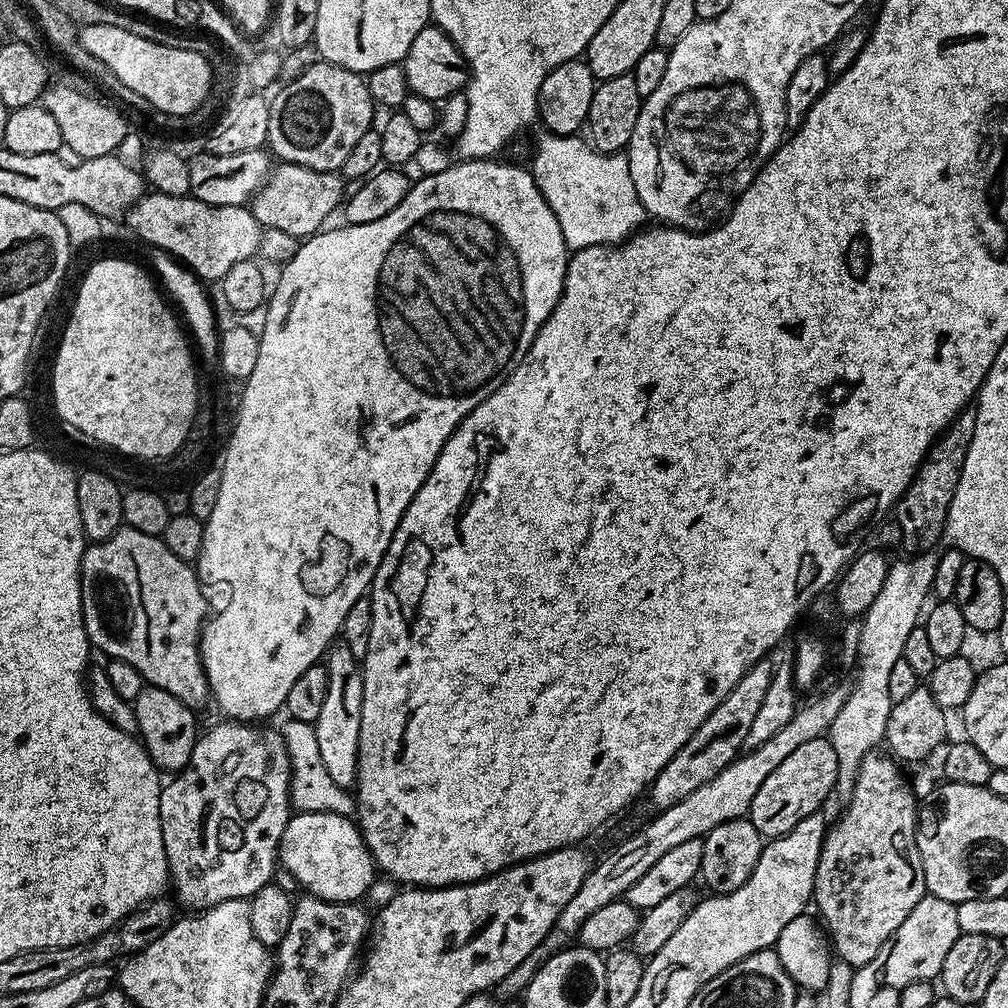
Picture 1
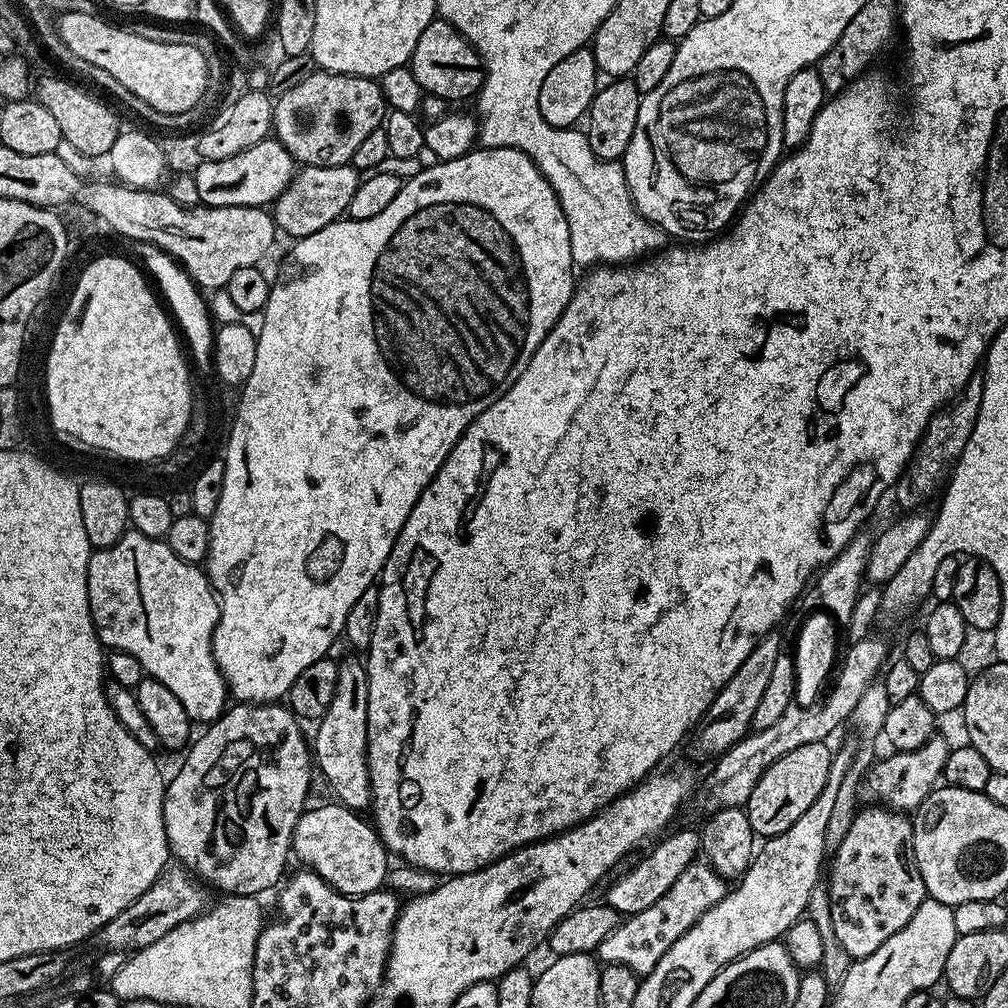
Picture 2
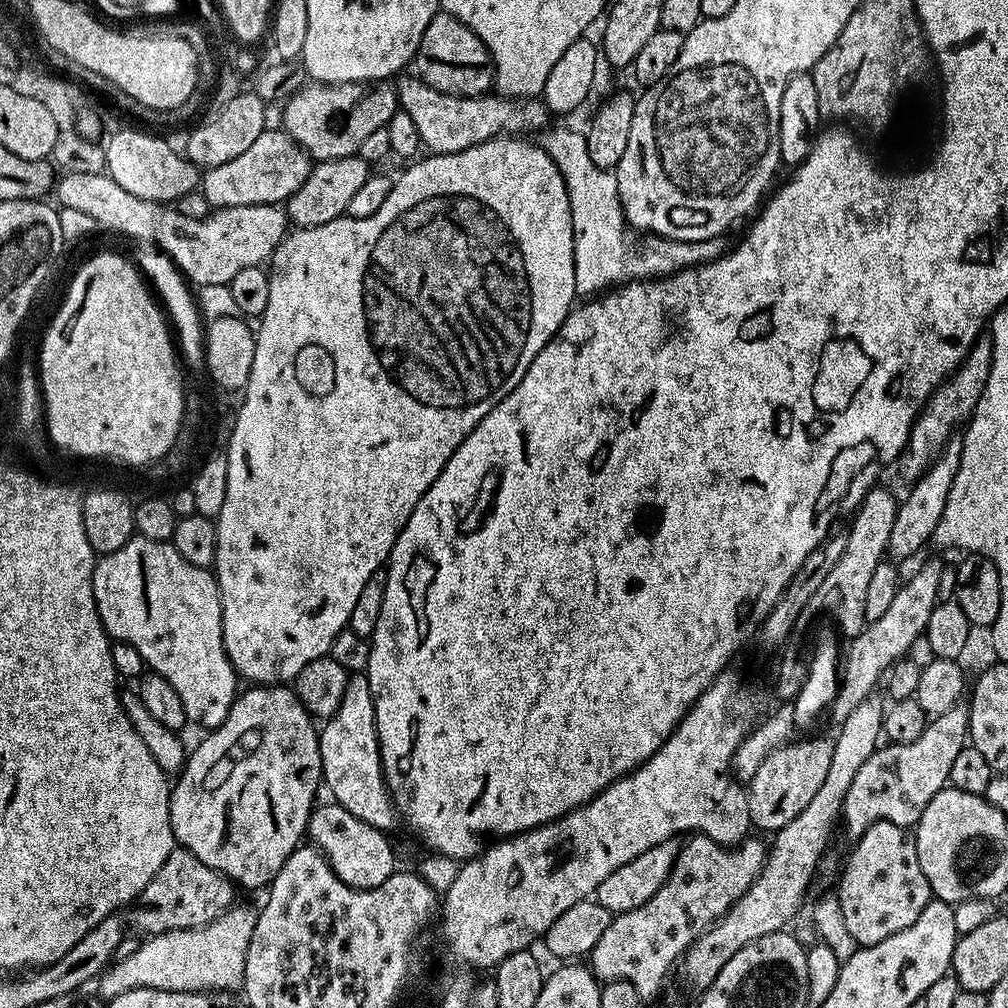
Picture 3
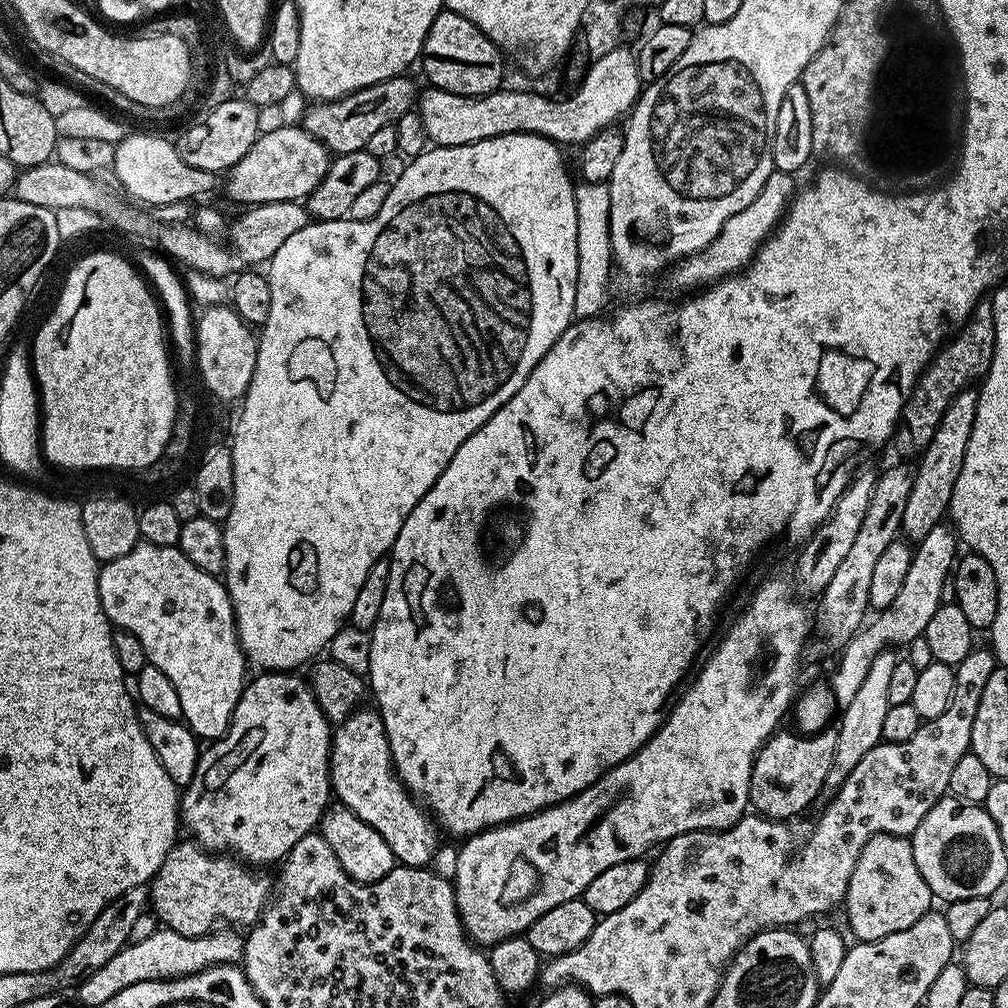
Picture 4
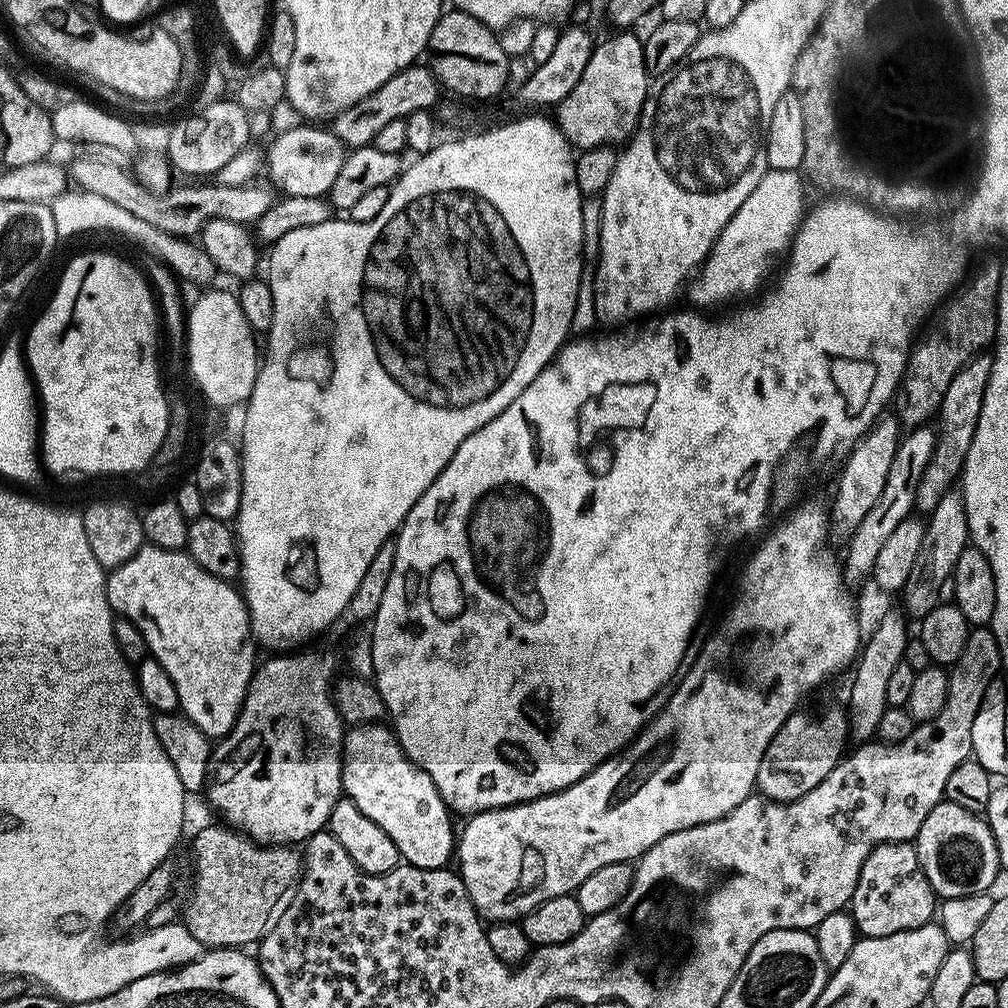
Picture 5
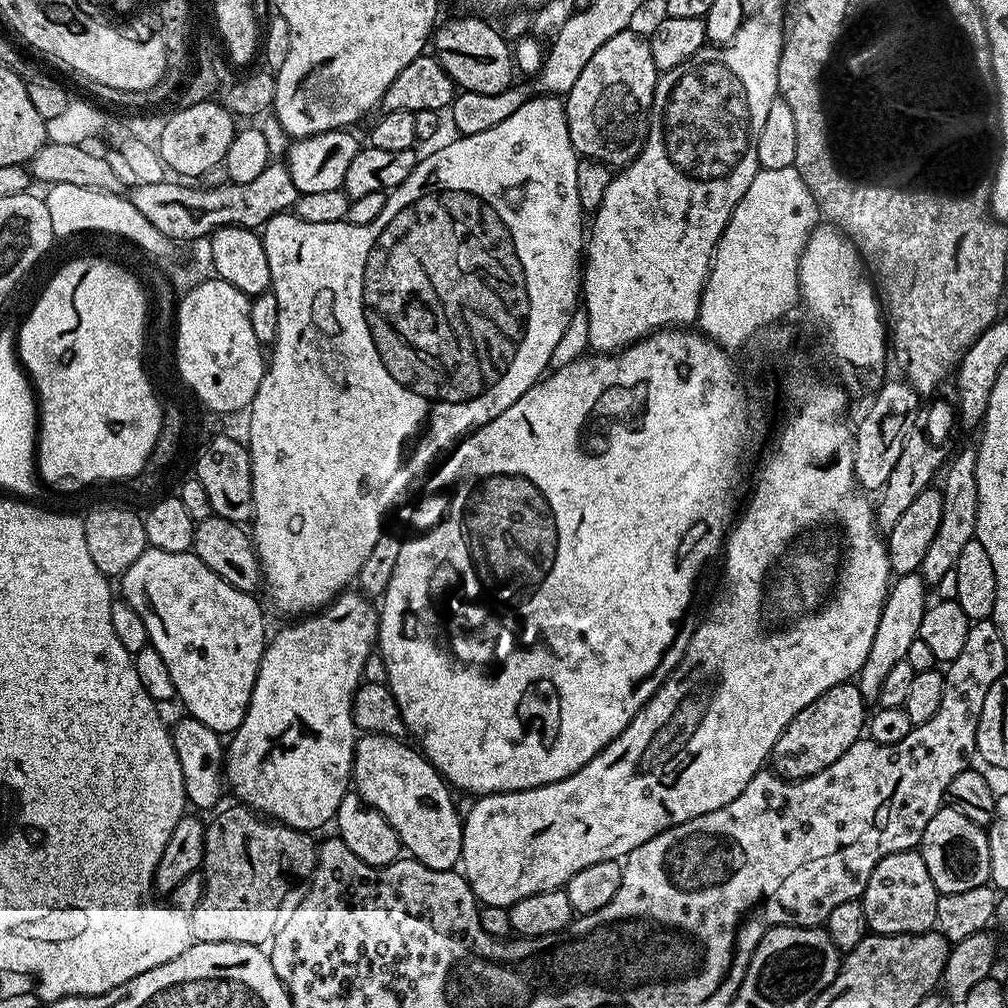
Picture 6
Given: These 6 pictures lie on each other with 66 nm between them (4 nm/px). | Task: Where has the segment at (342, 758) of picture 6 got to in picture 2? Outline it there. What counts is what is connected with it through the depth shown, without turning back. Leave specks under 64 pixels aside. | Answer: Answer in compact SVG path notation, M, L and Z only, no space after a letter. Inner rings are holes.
M236 702L236 705L234 704L225 710L213 724L207 725L201 731L204 733L201 736L199 733L191 741L187 751L183 753L185 756L184 761L180 764L180 769L173 776L170 776L164 789L164 825L166 826L169 853L183 864L193 876L213 889L215 889L214 887L221 888L221 893L224 894L259 897L260 892L266 891L267 888L274 887L273 889L275 889L281 883L280 875L283 874L288 860L290 861L294 826L298 826L298 818L304 813L306 805L309 803L309 801L307 802L308 783L312 780L312 772L314 776L314 756L310 751L309 741L307 739L304 741L304 732L300 729L302 727L301 721L292 713L291 708L280 702L262 704Z

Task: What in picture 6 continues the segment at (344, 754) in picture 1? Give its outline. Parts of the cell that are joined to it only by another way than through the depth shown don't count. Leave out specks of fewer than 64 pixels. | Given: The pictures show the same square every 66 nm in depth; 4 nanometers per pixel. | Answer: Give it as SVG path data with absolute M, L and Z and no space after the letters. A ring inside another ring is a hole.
M364 734L357 739L352 763L352 784L354 791L363 798L368 807L378 810L398 834L403 851L409 857L422 862L430 870L453 871L460 864L464 825L461 813L456 813L456 804L452 801L453 793L443 776L426 759L423 752L411 743L403 744L403 739L394 736L373 736Z

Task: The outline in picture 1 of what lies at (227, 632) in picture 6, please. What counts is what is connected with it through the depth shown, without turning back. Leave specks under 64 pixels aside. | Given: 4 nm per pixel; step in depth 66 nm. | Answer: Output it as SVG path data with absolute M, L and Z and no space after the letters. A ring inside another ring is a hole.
M122 526L115 534L105 540L98 540L89 543L82 554L80 563L80 585L82 586L82 610L84 611L84 625L88 635L89 645L100 652L105 652L108 660L121 660L130 662L138 674L142 674L145 685L162 690L170 690L187 708L200 710L204 703L209 703L210 693L208 690L208 679L204 673L204 667L200 661L200 630L206 623L206 617L209 615L208 600L204 597L205 589L202 587L197 569L192 564L182 562L170 554L170 550L165 546L163 539L159 536L142 534L142 530Z

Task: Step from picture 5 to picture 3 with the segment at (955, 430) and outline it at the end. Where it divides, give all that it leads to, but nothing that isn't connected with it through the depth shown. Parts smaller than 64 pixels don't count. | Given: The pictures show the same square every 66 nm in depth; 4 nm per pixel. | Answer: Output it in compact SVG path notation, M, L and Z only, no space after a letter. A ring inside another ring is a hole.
M953 438L944 447L944 453L922 474L922 478L907 489L896 509L894 526L890 530L887 555L893 561L908 560L916 556L924 547L929 547L938 522L942 522L942 510L946 510L946 498L950 486L954 486L954 474L958 474L958 462L962 454L963 439Z

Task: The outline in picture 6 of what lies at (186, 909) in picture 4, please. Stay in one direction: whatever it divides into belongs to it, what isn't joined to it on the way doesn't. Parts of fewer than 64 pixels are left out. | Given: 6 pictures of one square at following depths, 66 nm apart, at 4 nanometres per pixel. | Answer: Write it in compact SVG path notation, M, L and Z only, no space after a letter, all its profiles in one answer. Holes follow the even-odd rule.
M235 806L236 808L228 808L221 816L216 816L211 821L207 821L204 830L204 893L202 894L202 902L198 902L198 906L190 914L192 922L192 938L196 942L242 942L243 944L267 945L271 941L277 927L278 921L281 919L282 911L280 907L284 904L284 899L288 896L288 891L295 886L299 880L307 881L312 875L312 871L316 868L316 850L317 841L313 839L309 833L299 832L297 828L288 828L284 824L278 824L268 818L261 818L257 813L253 812L247 806Z

